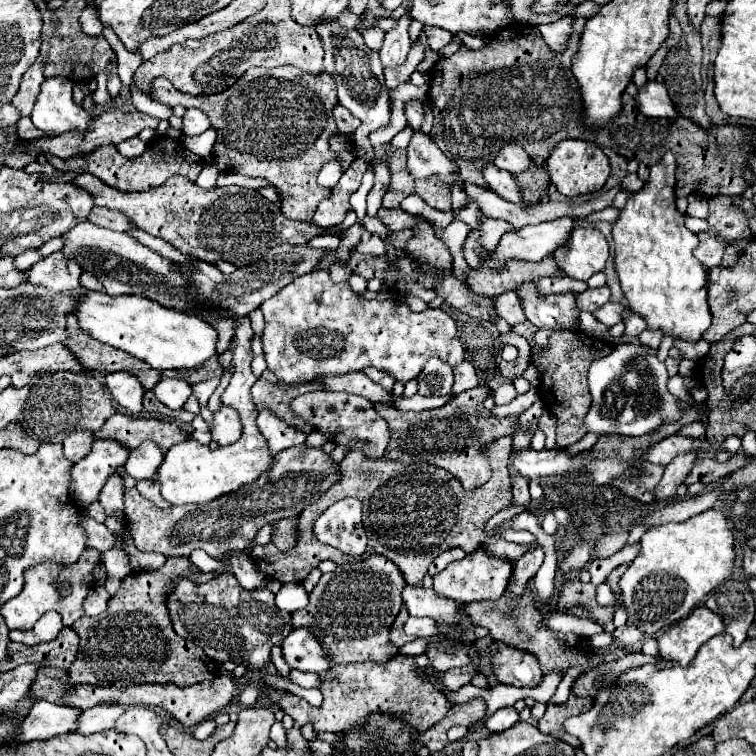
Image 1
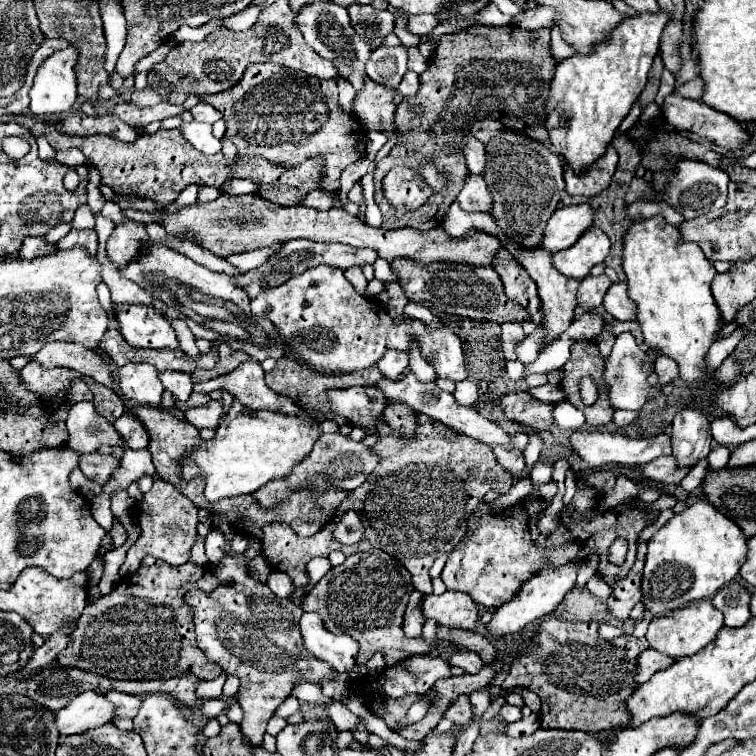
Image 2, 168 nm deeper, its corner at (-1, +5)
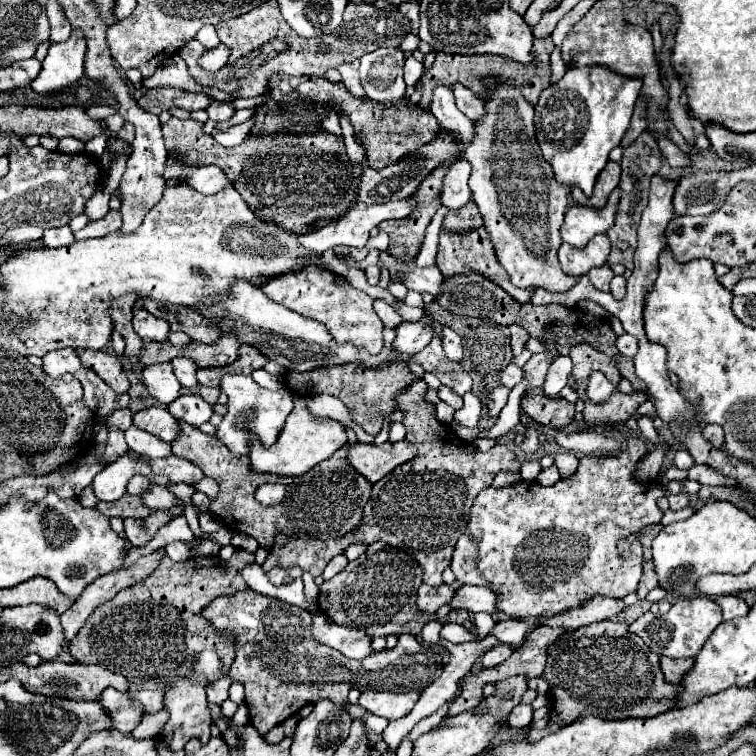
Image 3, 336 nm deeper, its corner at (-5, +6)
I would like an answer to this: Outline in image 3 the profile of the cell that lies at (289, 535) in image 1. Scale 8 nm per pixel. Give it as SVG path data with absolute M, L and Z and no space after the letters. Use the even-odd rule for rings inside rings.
M181 423L181 437L171 443L173 455L193 461L203 475L219 481L219 495L211 501L209 511L215 513L231 531L247 533L259 541L259 547L271 551L279 533L291 539L341 539L353 531L363 517L363 507L371 495L371 481L357 473L347 461L347 447L341 447L329 459L321 461L309 473L299 477L281 477L269 473L253 473L247 457L233 457L213 435L201 433L197 427ZM263 483L285 485L285 499L279 505L265 507L255 499L255 489Z

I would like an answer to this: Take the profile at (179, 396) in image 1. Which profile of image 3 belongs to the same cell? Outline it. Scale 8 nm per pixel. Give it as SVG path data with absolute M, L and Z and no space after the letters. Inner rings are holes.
M177 357L177 359L171 361L171 365L173 365L173 371L175 371L175 377L181 381L183 387L193 389L193 385L197 385L197 379L195 379L197 365L189 357Z

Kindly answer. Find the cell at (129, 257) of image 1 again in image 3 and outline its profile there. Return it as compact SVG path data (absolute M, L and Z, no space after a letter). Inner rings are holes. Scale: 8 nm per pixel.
M237 281L233 285L233 299L225 301L225 305L213 307L213 309L201 309L207 317L217 315L217 317L227 317L229 325L225 325L225 333L229 329L237 329L241 333L241 341L249 345L257 345L261 353L265 353L269 359L275 363L283 365L287 371L311 371L317 367L333 367L333 365L347 365L347 363L361 363L367 369L381 367L385 363L393 361L403 361L407 363L411 355L401 355L393 351L393 339L395 331L385 327L383 331L383 349L379 355L369 355L363 349L357 349L355 345L349 343L337 343L333 335L327 331L327 327L315 319L301 317L299 313L271 301L261 289L253 289L253 285L245 285L245 281Z

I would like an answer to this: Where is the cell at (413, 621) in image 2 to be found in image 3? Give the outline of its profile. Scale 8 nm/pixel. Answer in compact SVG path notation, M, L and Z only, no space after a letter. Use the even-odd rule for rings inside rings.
M423 583L419 587L419 595L417 595L417 605L421 611L425 613L435 613L441 605L449 603L449 599L453 599L455 589L451 589L449 585L441 585L441 587L431 587L427 583Z

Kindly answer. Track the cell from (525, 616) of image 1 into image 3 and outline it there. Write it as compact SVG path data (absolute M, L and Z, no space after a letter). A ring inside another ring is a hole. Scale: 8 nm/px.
M601 621L565 633L549 649L543 679L549 683L553 697L551 721L545 729L531 729L527 741L535 743L541 737L571 725L579 715L597 715L601 719L625 717L655 717L675 707L681 689L665 681L659 655L629 631L625 621Z

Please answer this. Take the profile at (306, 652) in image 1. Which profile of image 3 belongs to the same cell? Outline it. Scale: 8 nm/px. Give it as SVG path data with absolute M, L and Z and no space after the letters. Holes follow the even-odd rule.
M323 613L313 615L313 635L323 643L337 651L341 651L349 659L365 659L373 653L371 637L361 629L349 629L341 625L333 625L329 617Z

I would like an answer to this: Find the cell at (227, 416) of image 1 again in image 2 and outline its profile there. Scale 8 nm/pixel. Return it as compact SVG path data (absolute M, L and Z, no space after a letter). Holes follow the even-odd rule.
M211 400L209 404L201 406L201 408L193 408L185 412L185 420L189 424L193 424L195 428L209 428L209 430L217 430L221 424L221 418L225 416L223 410L223 402L221 400Z

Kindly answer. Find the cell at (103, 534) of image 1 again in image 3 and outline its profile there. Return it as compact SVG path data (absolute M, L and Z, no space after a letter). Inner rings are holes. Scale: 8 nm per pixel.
M155 511L145 519L129 517L129 519L125 519L125 535L133 547L143 547L153 539L157 529L163 527L165 523L169 523L167 511Z

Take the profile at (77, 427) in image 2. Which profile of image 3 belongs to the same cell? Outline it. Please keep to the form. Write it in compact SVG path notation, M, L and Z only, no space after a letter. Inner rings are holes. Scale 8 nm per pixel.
M131 425L125 431L125 439L127 439L127 445L129 445L131 451L135 451L139 455L147 455L149 459L173 455L171 453L171 443L165 443L165 441L157 439L155 435L151 435L143 429L137 429L135 425Z

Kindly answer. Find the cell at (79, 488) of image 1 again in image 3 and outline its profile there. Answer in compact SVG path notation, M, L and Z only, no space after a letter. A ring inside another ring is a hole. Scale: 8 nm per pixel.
M149 407L149 409L135 413L133 425L137 425L143 431L149 431L155 437L169 441L169 443L175 441L181 431L179 421L165 407Z

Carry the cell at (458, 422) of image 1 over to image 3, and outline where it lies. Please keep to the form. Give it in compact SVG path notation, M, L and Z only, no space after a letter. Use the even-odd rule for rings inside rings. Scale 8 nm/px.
M525 395L521 399L521 407L535 423L553 429L563 429L575 421L575 405L563 397Z

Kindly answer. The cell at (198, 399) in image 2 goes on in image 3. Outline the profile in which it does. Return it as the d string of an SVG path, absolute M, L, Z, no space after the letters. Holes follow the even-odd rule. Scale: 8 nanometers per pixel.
M197 385L195 389L191 389L191 393L199 393L209 405L215 405L215 403L217 403L217 397L219 397L219 389L213 389L213 387L201 387L201 385Z

